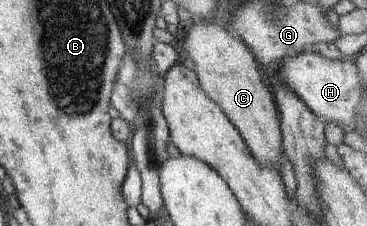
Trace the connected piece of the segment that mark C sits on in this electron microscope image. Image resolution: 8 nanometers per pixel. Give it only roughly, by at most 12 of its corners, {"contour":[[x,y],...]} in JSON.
{"contour":[[198,23],[182,49],[257,162],[280,172],[270,85],[246,44]]}

